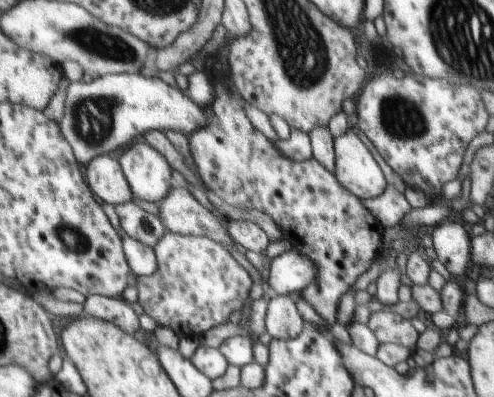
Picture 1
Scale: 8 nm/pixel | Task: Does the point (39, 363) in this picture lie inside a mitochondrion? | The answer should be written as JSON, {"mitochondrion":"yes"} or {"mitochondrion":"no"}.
{"mitochondrion":"no"}

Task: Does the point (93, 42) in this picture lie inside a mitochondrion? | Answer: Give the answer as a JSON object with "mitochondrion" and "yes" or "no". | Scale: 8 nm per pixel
{"mitochondrion":"yes"}

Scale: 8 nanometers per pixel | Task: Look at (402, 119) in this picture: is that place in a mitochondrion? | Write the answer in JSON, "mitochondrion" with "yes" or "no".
{"mitochondrion":"yes"}

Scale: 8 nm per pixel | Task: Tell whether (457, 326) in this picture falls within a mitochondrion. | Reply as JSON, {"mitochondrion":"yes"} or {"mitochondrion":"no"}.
{"mitochondrion":"no"}

